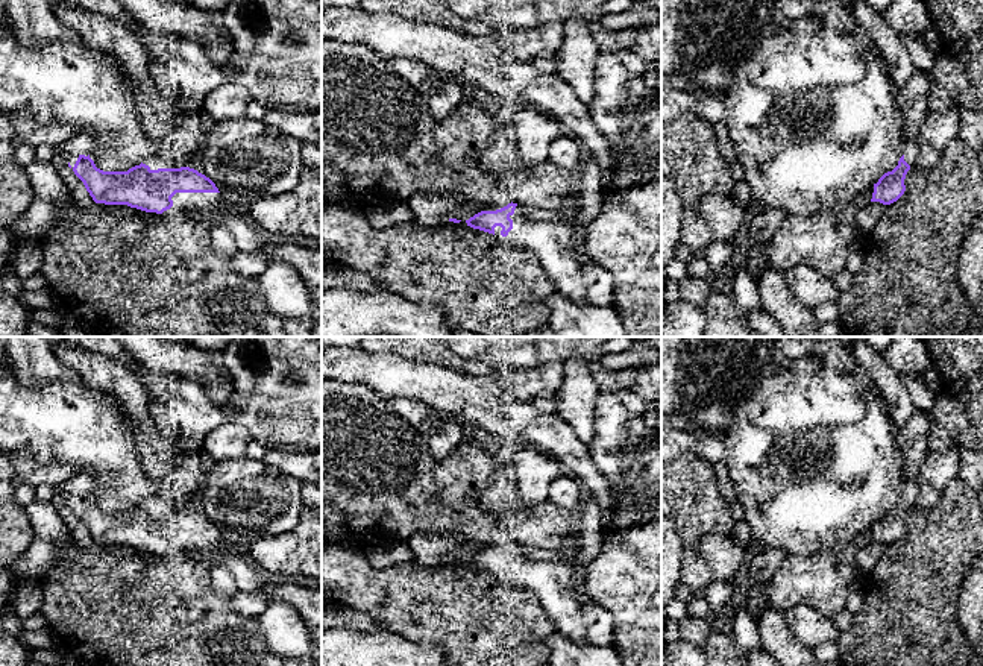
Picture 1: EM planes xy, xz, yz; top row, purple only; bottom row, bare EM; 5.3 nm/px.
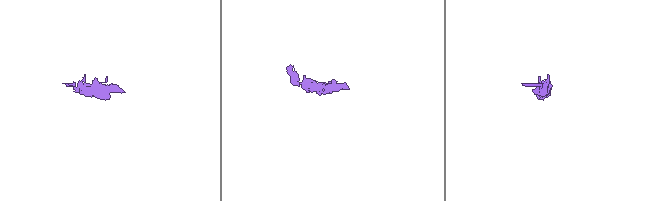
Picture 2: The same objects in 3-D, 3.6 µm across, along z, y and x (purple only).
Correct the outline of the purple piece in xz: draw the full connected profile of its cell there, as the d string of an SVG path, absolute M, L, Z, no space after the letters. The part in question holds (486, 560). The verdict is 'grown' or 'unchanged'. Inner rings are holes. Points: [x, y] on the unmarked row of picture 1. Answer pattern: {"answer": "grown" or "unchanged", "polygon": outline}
{"answer": "grown", "polygon": "M511 542L496 551L481 551L466 563L493 573L502 583L532 592L561 636L576 643L589 642L572 569L566 561L534 561L522 555L520 546Z"}

